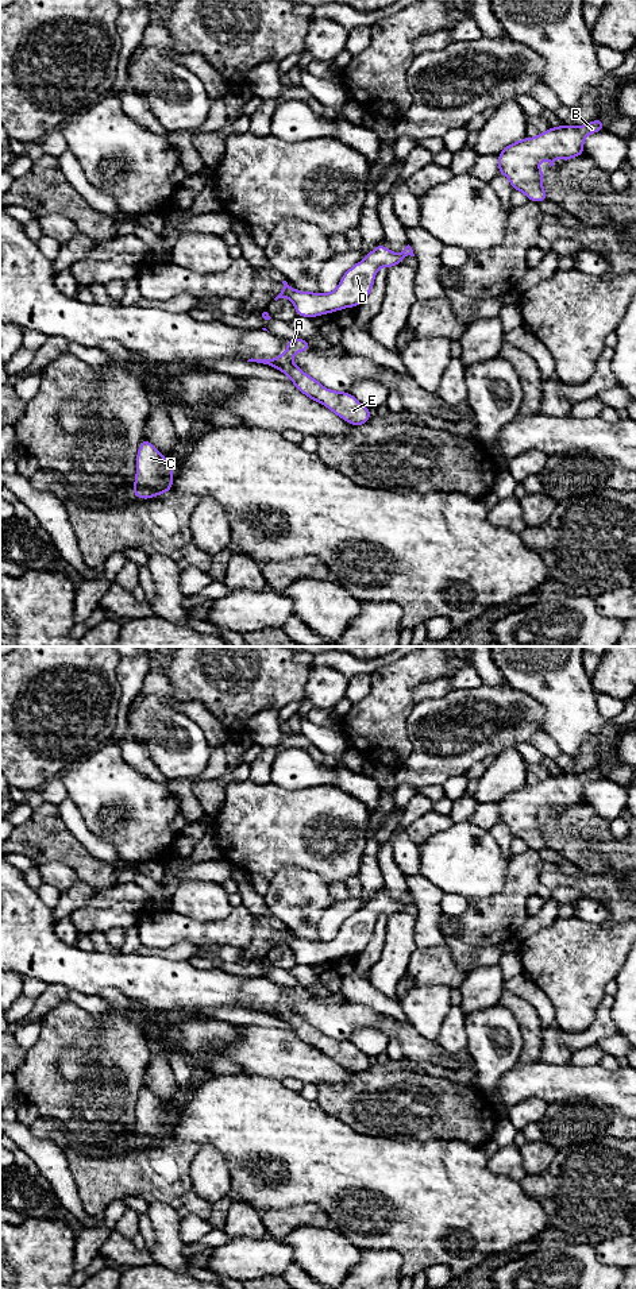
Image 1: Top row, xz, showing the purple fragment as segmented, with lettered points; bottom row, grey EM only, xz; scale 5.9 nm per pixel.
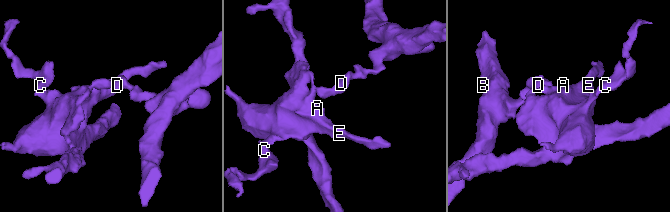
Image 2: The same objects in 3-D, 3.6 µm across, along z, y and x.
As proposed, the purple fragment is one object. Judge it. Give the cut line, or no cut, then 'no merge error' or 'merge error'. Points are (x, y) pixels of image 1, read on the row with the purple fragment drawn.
cut in xz along (292, 289), (288, 297); merge error

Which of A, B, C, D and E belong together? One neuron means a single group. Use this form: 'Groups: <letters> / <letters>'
Groups: A C E / B D

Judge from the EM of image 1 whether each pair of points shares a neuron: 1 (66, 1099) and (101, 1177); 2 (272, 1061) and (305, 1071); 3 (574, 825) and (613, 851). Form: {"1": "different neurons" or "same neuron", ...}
{"1": "different neurons", "2": "same neuron", "3": "same neuron"}

